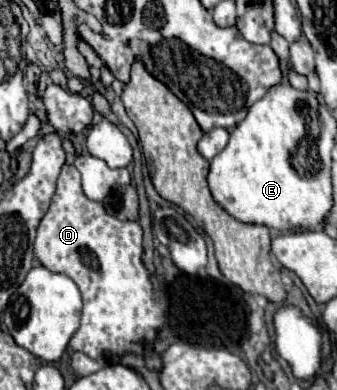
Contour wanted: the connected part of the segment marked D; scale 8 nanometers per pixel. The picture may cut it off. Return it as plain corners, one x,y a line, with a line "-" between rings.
72,164
62,166
52,204
38,226
34,254
40,260
40,264
46,266
48,270
70,276
82,292
82,300
84,300
82,322
70,340
70,348
74,352
84,352
90,358
100,358
106,352
118,356
124,352
140,354
140,342
142,348
144,348
144,338
146,342
152,342
154,338
152,334
158,332
162,326
164,304
152,298
152,282
146,266
142,264
142,228
138,222
118,220
110,216
102,208
102,202
94,202
86,198
86,194
80,188
80,172

